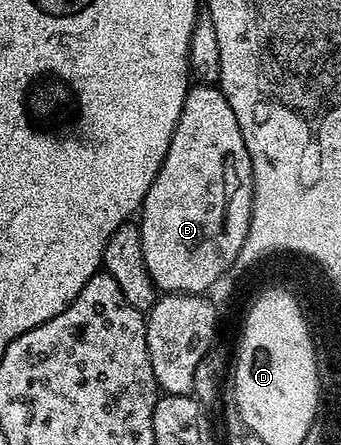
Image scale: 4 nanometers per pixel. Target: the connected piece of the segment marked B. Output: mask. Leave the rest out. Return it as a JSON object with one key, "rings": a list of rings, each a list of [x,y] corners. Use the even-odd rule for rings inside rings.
{"rings":[[[195,83],[184,98],[184,106],[180,110],[180,118],[176,122],[176,130],[172,134],[172,142],[168,146],[168,154],[164,158],[140,209],[144,266],[148,266],[148,274],[159,293],[169,294],[182,288],[207,288],[210,285],[210,280],[216,279],[218,272],[223,272],[226,264],[230,264],[230,260],[234,260],[234,252],[238,252],[238,247],[244,246],[244,238],[248,238],[248,226],[254,219],[253,201],[252,162],[248,154],[248,146],[244,146],[244,134],[240,134],[240,122],[236,122],[236,113],[232,111],[232,106],[228,106],[228,98],[224,98],[221,88],[213,84]]]}

